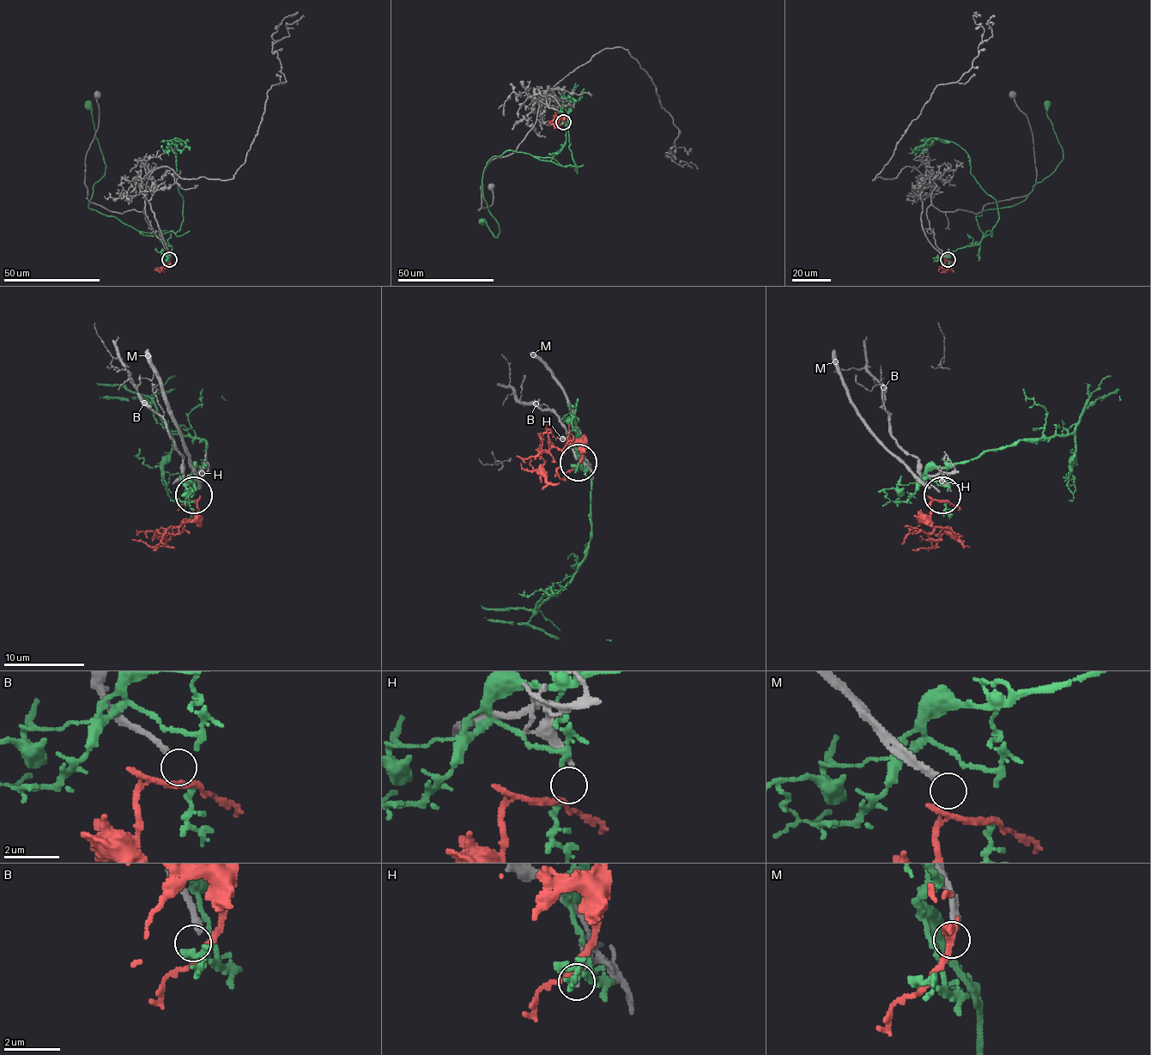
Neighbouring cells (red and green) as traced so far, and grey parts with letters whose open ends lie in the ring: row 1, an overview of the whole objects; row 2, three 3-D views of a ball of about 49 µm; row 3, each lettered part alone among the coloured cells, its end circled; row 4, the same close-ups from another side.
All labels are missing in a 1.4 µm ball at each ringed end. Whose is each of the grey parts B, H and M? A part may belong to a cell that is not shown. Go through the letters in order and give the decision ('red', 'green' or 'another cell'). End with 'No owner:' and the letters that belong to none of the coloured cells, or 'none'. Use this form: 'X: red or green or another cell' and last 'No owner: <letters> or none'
B: another cell
H: red
M: another cell
No owner: B, M

